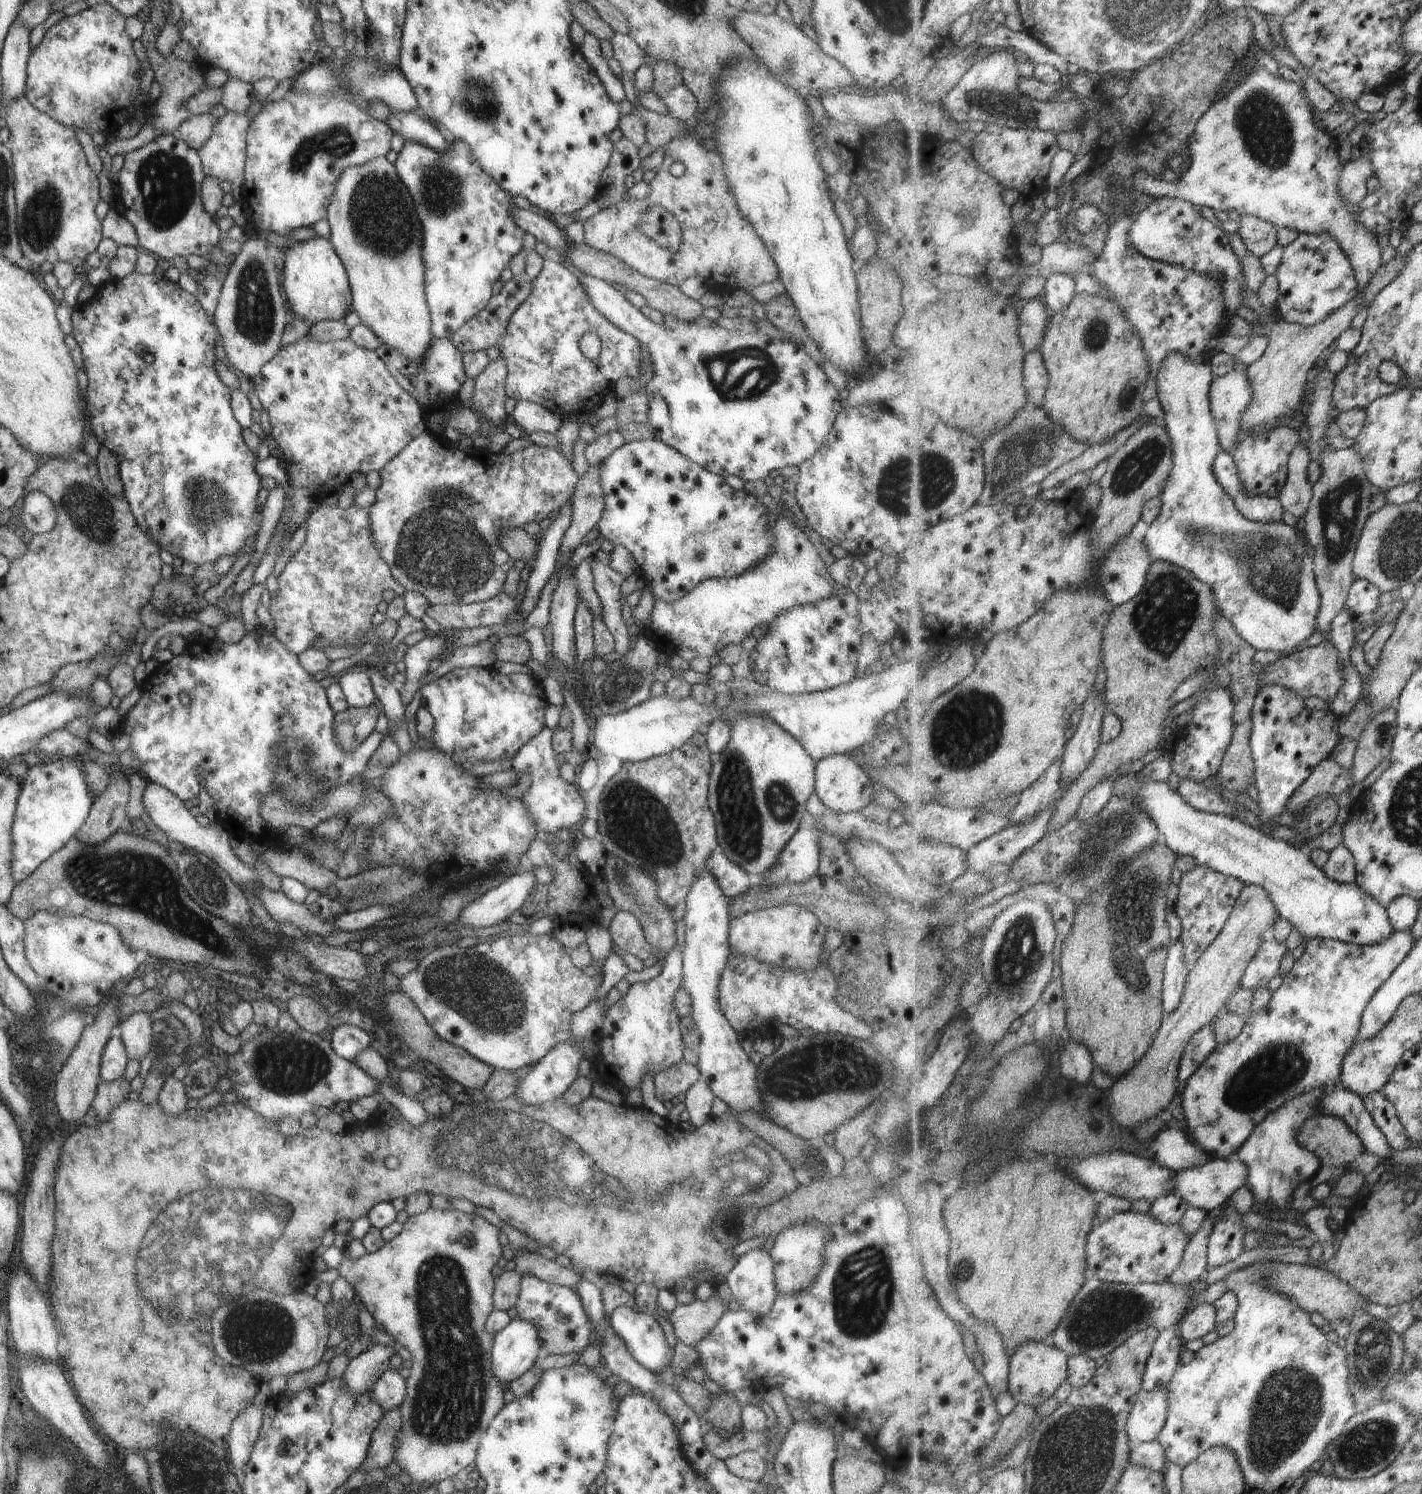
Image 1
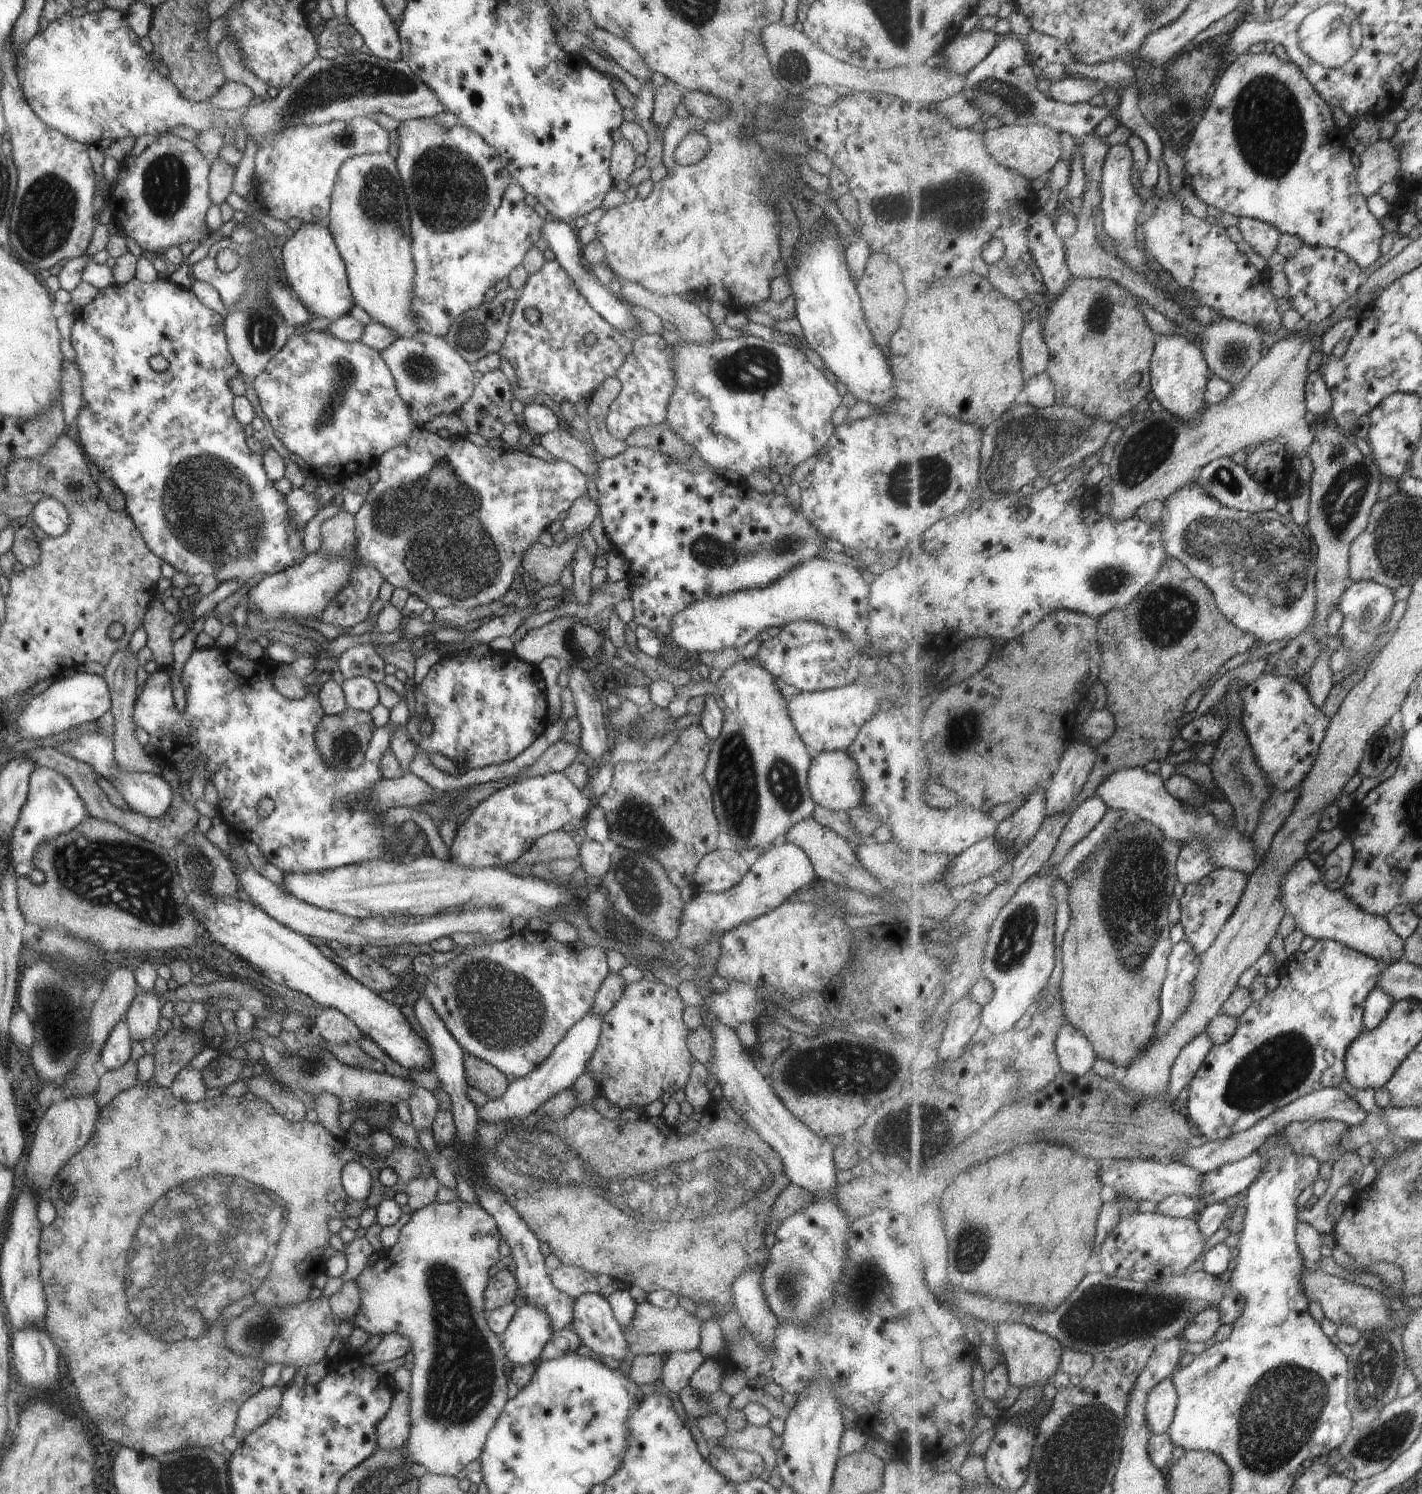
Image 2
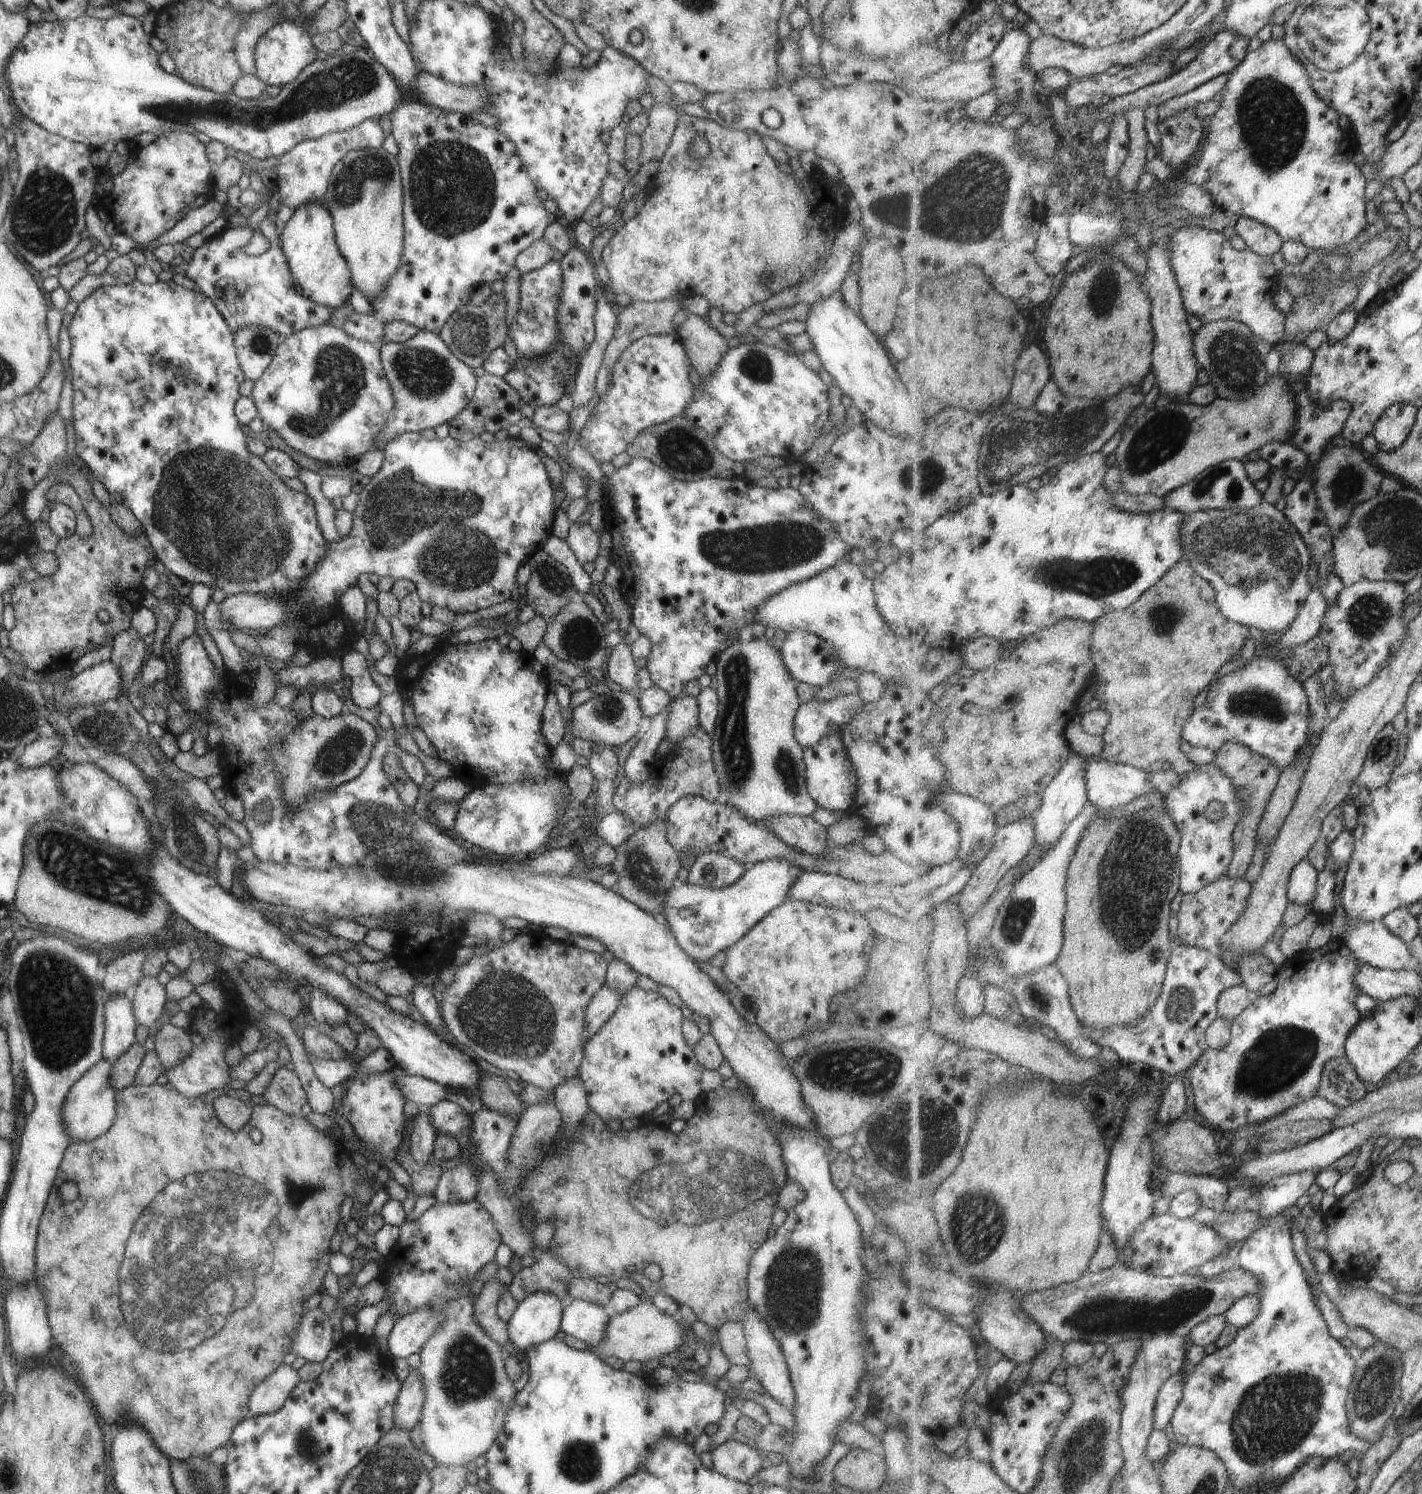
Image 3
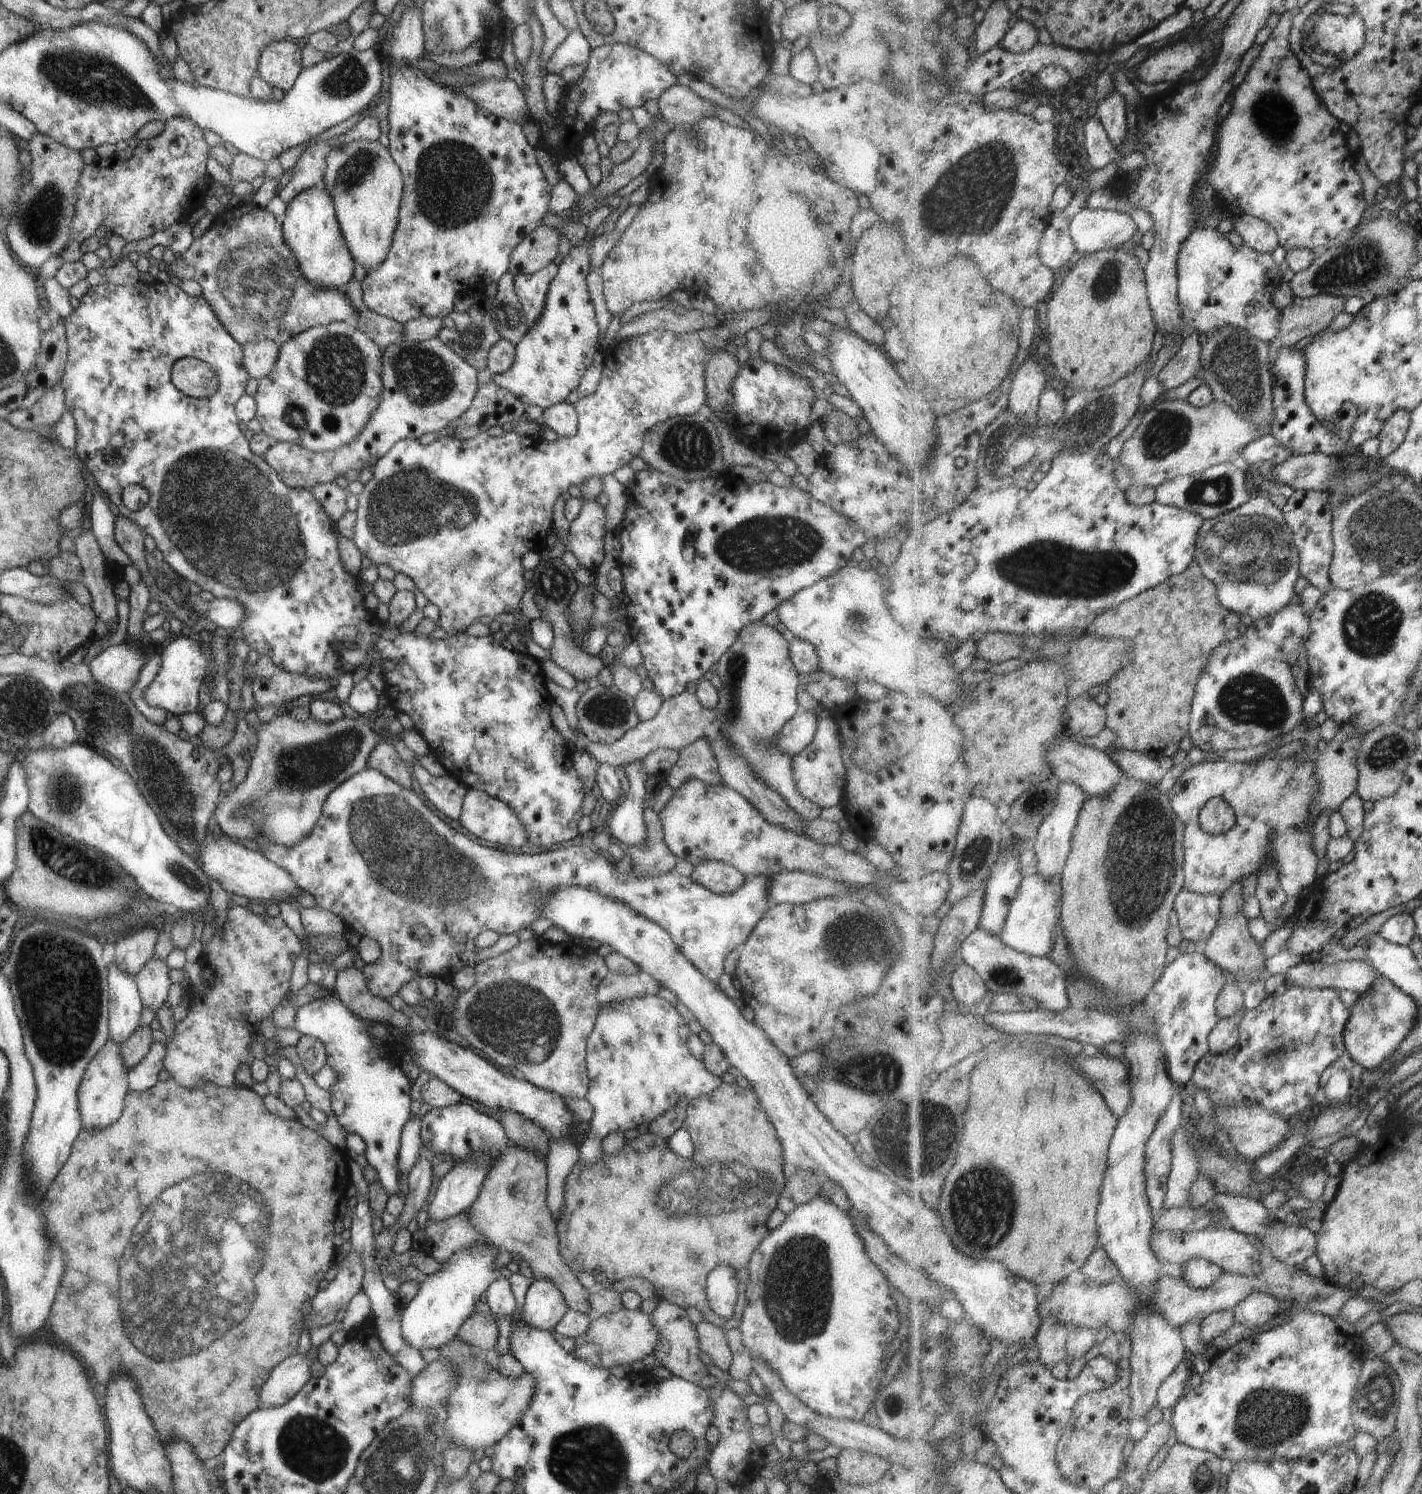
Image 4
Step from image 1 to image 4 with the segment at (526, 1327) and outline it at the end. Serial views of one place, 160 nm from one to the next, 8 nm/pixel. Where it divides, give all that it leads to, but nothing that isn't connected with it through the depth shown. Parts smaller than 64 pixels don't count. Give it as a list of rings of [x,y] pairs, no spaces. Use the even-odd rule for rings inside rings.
[[[541,1278],[534,1280],[525,1292],[525,1302],[519,1310],[520,1322],[529,1328],[553,1331],[567,1310],[567,1304],[555,1284],[547,1278]]]

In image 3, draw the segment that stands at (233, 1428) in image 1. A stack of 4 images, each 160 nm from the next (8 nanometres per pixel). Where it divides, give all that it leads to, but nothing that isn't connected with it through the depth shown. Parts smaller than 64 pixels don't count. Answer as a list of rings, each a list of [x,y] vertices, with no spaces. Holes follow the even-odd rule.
[[[280,1365],[253,1390],[247,1402],[247,1415],[243,1419],[276,1412],[299,1382],[293,1368]]]

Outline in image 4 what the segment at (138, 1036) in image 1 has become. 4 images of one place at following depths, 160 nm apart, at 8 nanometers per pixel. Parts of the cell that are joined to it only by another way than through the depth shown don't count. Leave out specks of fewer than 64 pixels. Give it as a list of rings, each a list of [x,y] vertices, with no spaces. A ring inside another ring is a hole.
[[[152,957],[134,976],[137,994],[143,1008],[151,1008],[151,1011],[156,1013],[161,1004],[166,1002],[170,984],[167,972],[169,969],[166,962]]]

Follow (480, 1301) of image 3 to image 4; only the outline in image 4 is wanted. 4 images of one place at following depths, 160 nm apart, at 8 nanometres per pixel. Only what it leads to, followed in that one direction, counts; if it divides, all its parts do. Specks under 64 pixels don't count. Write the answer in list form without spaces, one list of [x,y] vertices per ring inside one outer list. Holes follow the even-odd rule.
[[[485,1312],[469,1314],[456,1333],[463,1342],[486,1352],[493,1349],[498,1338],[497,1321]]]

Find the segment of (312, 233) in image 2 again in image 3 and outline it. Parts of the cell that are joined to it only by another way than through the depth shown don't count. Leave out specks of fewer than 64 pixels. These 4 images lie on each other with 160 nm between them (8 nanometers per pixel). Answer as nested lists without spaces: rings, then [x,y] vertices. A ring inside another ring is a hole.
[[[305,202],[294,209],[279,237],[291,279],[299,293],[329,310],[341,308],[351,294],[352,283],[345,260],[335,243],[329,212],[321,202]]]

